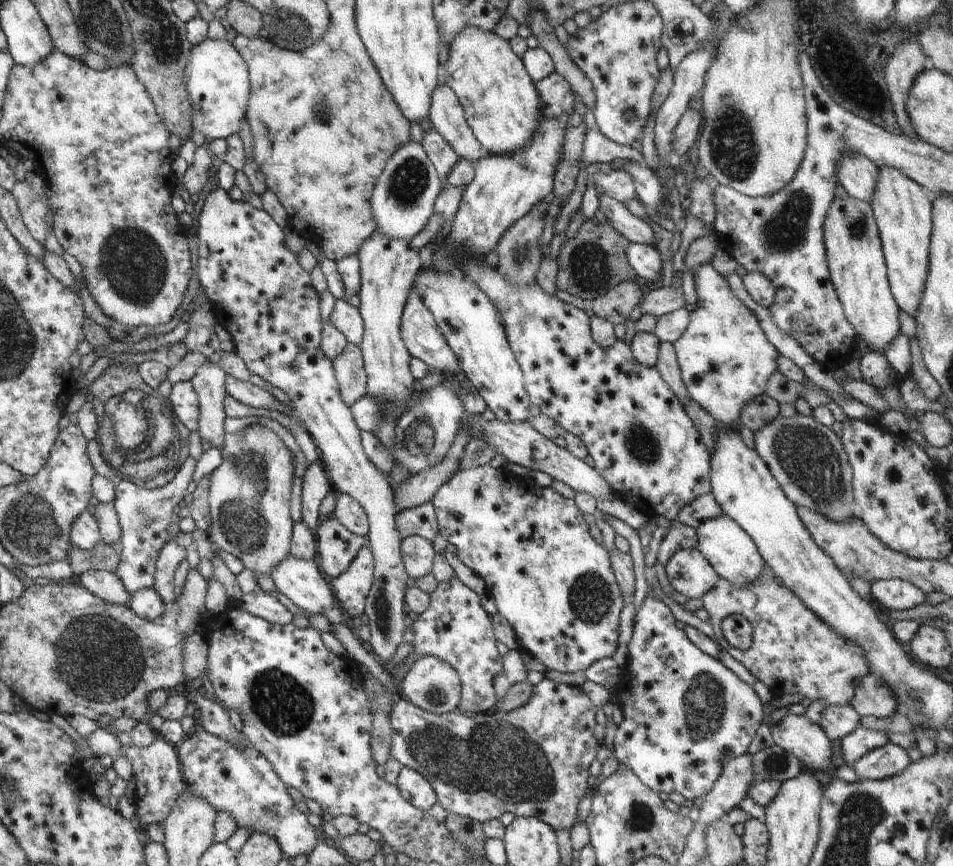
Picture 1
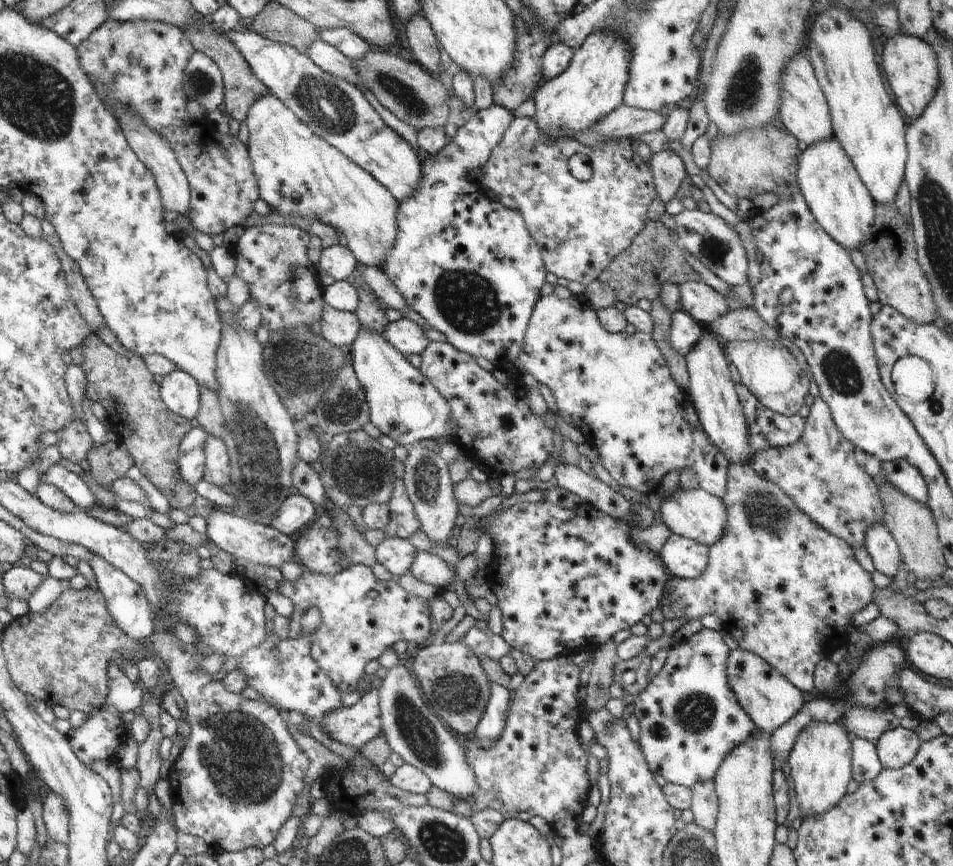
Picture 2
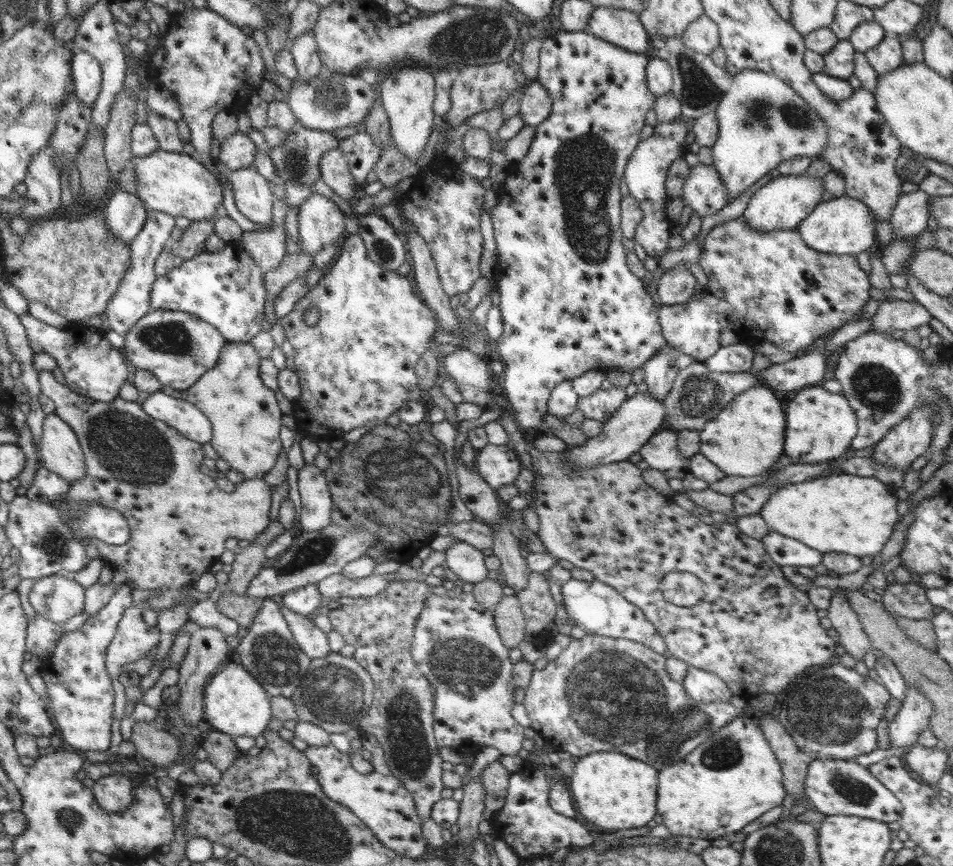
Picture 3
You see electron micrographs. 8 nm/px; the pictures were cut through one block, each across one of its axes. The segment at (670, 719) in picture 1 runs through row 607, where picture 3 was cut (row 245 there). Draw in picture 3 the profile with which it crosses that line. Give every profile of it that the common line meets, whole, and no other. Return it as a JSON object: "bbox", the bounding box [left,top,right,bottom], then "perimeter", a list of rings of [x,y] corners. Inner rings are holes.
{"bbox":[623,122,690,258],"perimeter":[[[686,122],[658,123],[650,138],[640,139],[625,167],[623,181],[628,185],[630,196],[636,199],[638,207],[642,209],[642,220],[636,227],[633,241],[643,246],[647,254],[654,258],[658,258],[658,254],[664,254],[668,250],[668,240],[672,235],[674,223],[666,216],[666,203],[669,197],[665,181],[670,164],[688,152],[689,144],[686,142],[688,130],[690,128]]]}

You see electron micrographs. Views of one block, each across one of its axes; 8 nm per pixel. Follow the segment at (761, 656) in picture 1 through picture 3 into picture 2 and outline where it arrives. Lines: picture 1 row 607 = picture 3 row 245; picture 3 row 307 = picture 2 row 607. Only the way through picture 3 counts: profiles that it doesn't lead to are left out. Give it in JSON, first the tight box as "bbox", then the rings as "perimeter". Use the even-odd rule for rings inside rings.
{"bbox":[659,464,875,692],"perimeter":[[[749,464],[729,465],[727,477],[726,494],[721,498],[724,506],[726,506],[726,528],[722,532],[722,538],[709,547],[706,570],[694,580],[670,577],[667,580],[665,593],[660,600],[659,608],[664,614],[665,620],[685,617],[689,621],[694,618],[698,619],[704,614],[716,614],[722,620],[723,629],[728,634],[732,634],[732,638],[738,642],[739,647],[748,652],[753,652],[756,656],[761,656],[762,660],[765,660],[774,670],[785,676],[786,680],[789,680],[790,684],[793,684],[798,690],[812,692],[815,687],[813,674],[816,665],[829,658],[837,648],[841,646],[850,647],[846,628],[852,626],[852,616],[873,601],[872,596],[875,586],[872,582],[870,568],[863,568],[856,561],[854,549],[850,544],[846,544],[846,540],[842,540],[842,538],[822,530],[818,524],[814,524],[814,520],[810,520],[810,516],[806,516],[802,510],[798,510],[794,500],[790,496],[786,496],[786,492],[782,492],[782,488],[778,488],[778,484],[772,484],[768,480],[764,480],[762,476],[758,476]]]}

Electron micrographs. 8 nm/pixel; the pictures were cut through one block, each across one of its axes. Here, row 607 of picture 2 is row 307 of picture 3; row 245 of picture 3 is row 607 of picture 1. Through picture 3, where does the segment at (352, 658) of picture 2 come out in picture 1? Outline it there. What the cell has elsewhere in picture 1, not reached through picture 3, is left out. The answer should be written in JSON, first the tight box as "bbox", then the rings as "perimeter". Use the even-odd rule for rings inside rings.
{"bbox":[330,545,374,623],"perimeter":[[[367,545],[358,552],[352,564],[330,581],[333,593],[342,608],[350,616],[351,623],[358,623],[364,614],[366,597],[372,588],[374,558]]]}

